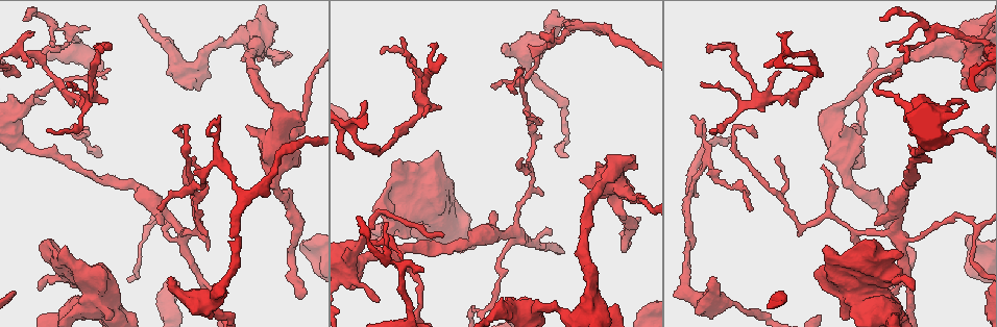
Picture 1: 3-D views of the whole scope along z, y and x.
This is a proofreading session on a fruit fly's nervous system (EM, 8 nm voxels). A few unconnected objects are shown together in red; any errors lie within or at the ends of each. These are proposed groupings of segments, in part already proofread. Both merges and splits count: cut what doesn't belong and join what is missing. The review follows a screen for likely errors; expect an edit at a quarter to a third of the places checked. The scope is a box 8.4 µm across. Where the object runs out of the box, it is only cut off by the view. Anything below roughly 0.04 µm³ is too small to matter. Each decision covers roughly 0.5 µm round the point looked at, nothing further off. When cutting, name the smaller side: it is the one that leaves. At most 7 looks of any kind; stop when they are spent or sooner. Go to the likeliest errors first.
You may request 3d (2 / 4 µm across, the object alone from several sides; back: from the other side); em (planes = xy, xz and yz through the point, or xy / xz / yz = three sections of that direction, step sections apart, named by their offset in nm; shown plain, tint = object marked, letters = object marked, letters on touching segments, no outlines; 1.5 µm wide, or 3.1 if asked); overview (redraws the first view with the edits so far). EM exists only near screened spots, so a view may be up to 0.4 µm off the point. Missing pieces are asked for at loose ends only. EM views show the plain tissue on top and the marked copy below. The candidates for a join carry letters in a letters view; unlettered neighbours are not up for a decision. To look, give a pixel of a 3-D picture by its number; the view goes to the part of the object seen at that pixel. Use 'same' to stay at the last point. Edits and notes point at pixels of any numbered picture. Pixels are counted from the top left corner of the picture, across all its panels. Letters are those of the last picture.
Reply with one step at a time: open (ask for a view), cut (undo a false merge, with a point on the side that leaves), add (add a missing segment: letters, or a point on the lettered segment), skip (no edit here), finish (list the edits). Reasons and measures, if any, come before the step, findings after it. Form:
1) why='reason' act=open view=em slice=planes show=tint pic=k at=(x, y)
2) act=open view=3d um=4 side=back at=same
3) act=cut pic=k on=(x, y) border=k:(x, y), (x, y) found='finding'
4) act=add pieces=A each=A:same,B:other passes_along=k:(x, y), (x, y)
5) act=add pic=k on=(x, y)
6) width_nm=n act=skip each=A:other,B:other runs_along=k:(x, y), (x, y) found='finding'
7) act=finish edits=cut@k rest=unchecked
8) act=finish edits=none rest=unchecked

why='thick end' act=open view=em slice=planes show=tint pic=1 at=(634, 155)

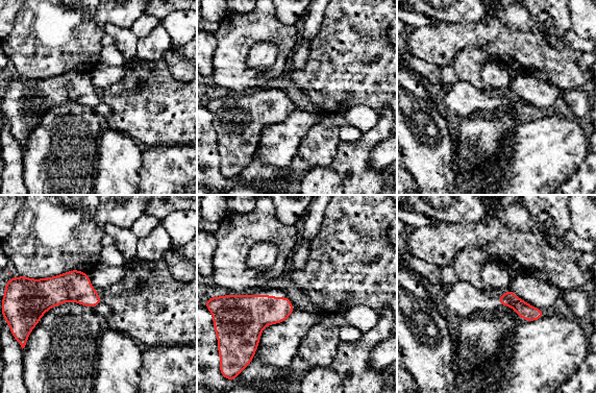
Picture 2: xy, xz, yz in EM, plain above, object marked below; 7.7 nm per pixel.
why='what lies round it' act=open view=em slice=planes show=letters at=same

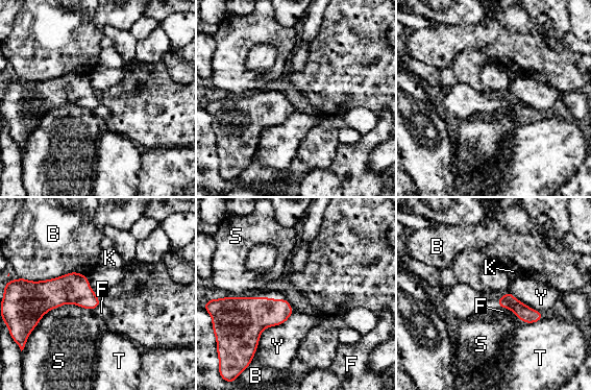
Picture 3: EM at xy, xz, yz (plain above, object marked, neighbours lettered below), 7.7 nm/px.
act=skip each=B:other,F:other,K:other,S:other,T:other,Y:other runs_along=3:(500, 300), (539, 317) found='none of them fits'

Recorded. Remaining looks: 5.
why='tapers out' act=open view=3d um=2 pic=1 at=(707, 49)

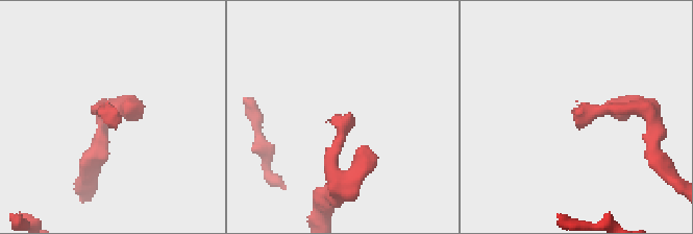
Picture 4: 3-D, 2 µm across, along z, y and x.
act=open view=em slice=yz step=8 show=tint pic=4 at=(573, 115)

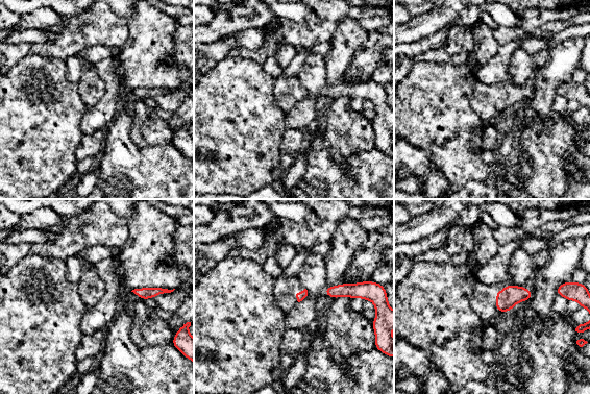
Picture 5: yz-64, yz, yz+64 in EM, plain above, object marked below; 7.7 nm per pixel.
why='cut it another way' act=open view=em slice=planes show=letters at=same

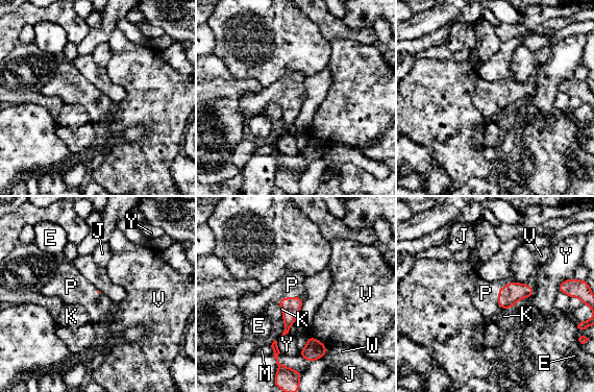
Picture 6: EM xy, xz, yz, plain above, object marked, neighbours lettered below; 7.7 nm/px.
act=add pieces=P each=E:other,J:other,K:other,M:other,P:same,V:other,W:other,Y:other passes_along=6:(508, 296), (498, 294), (486, 298) found='it goes on there'

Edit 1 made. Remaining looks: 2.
why='branch stops here' act=open view=3d um=2 side=back pic=1 at=(903, 253)

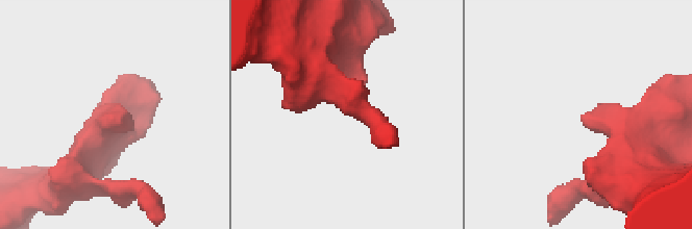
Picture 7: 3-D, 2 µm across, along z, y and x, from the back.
why='shape alone is not enough' act=open view=em um=3.1 slice=planes show=letters pic=7 at=(121, 116)

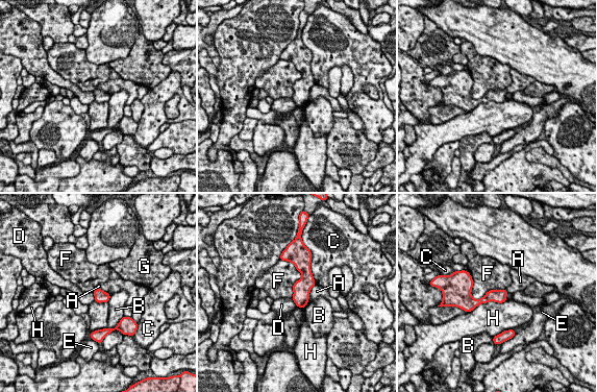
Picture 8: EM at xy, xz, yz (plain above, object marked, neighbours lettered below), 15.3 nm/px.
act=skip each=A:other,B:other,C:other,D:other,E:other,F:other,G:other,H:other runs_along=8:(467, 292), (473, 300), (503, 298) found='no lettered segment goes on from it'

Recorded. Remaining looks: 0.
act=finish edits=add@6 rest=unchecked

